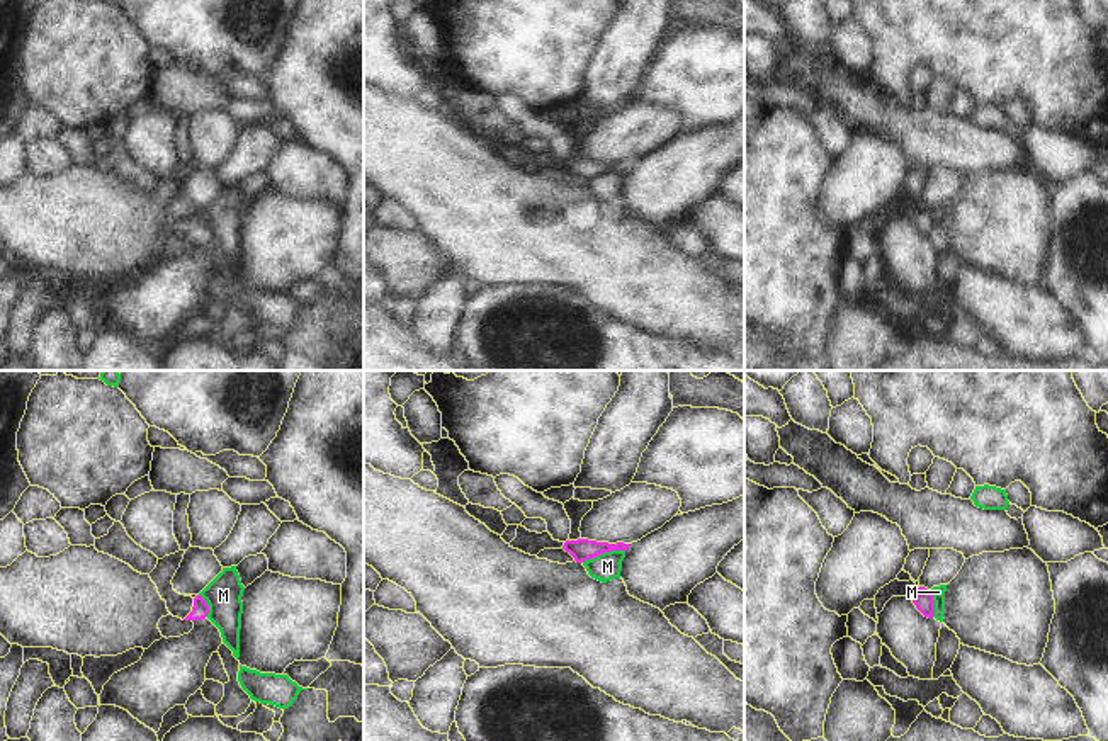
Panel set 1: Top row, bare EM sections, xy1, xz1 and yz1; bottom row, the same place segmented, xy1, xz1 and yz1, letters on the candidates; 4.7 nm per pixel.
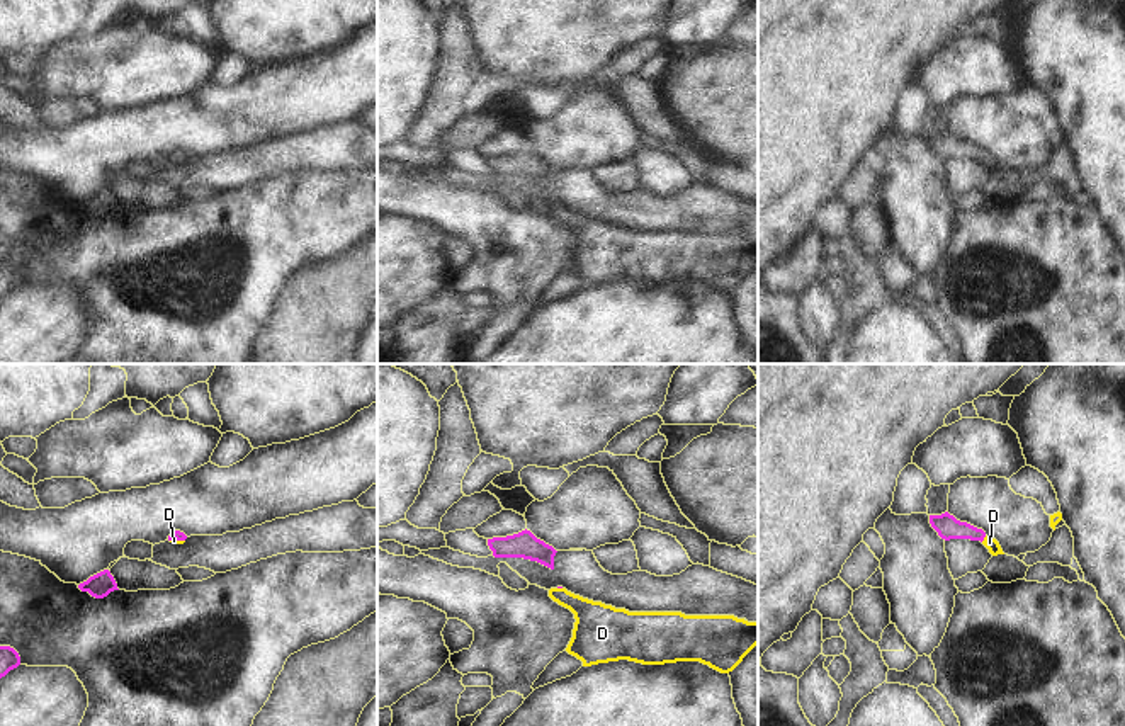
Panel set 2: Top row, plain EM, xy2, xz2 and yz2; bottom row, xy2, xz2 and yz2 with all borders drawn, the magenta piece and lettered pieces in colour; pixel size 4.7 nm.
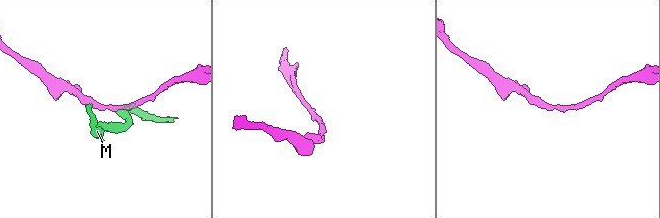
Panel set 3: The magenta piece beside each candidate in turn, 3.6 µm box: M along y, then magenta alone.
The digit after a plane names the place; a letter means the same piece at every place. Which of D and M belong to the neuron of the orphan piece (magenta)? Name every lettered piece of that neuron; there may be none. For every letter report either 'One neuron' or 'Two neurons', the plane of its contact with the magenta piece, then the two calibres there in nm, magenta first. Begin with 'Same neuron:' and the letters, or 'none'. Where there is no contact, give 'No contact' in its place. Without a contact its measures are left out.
Same neuron: D
D: One neuron. Touches magenta in yz2. Thickness 110 nm (magenta) against 60 nm
M: Two neurons. Touches magenta in xz1. Thickness 110 nm (magenta) against 130 nm

